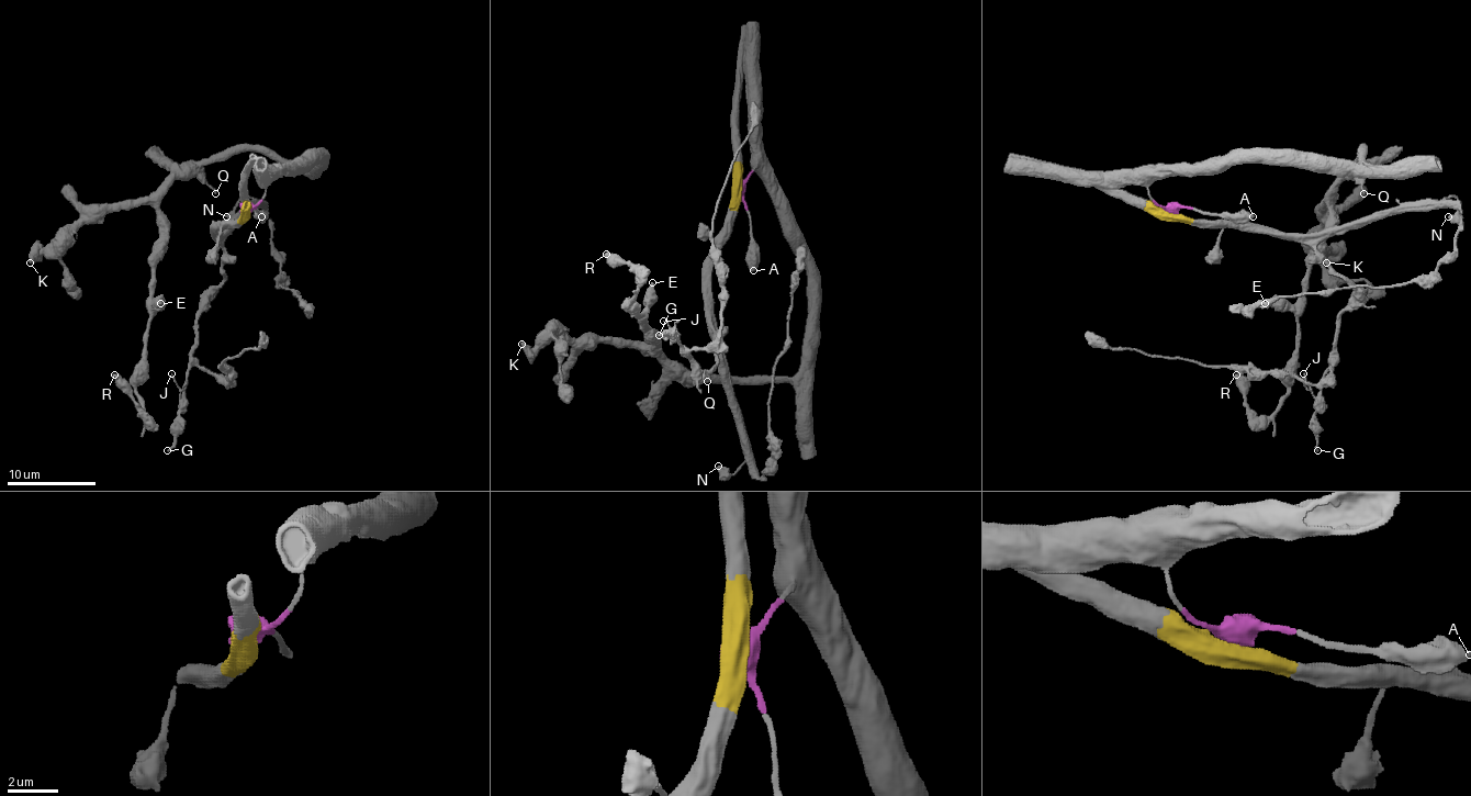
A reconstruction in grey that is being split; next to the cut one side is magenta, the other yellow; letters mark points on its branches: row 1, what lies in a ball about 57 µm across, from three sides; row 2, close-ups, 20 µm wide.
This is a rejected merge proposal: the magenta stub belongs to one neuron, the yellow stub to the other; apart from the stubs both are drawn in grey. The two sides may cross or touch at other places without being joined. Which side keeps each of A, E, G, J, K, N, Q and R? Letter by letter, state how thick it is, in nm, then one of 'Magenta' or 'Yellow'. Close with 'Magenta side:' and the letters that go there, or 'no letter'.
A: Thickness 650 nm. Magenta
E: Thickness 420 nm. Magenta
G: Thickness 200 nm. Yellow
J: Thickness 120 nm. Yellow
K: Thickness 460 nm. Magenta
N: Thickness 400 nm. Yellow
Q: Thickness 150 nm. Magenta
R: Thickness 550 nm. Magenta
Magenta side: A, E, K, Q, R

